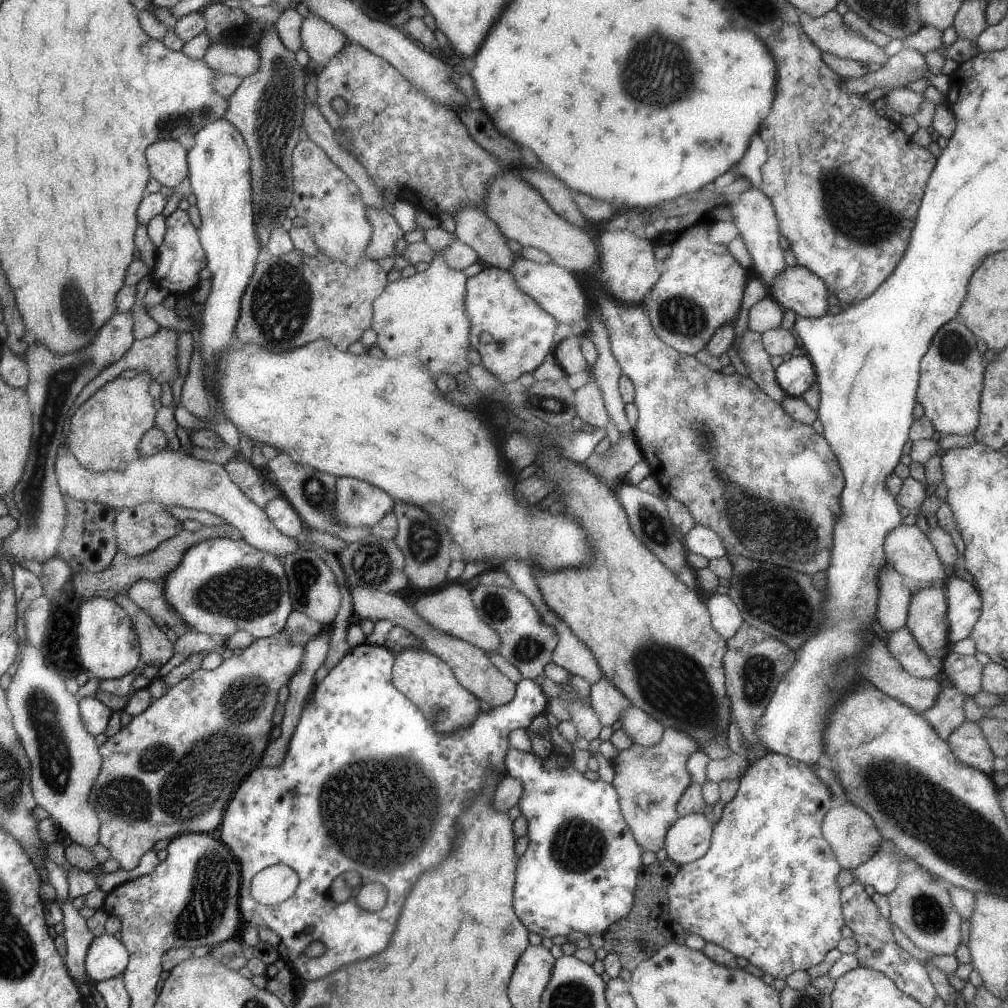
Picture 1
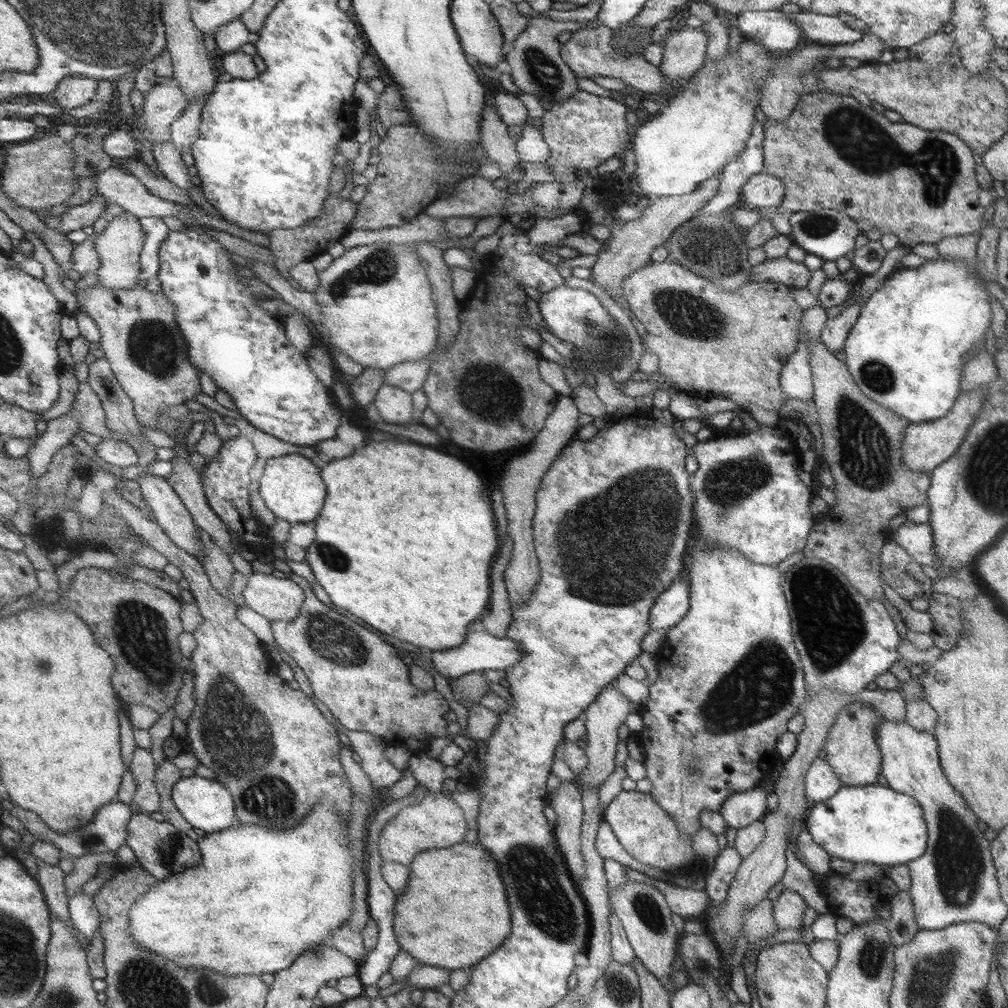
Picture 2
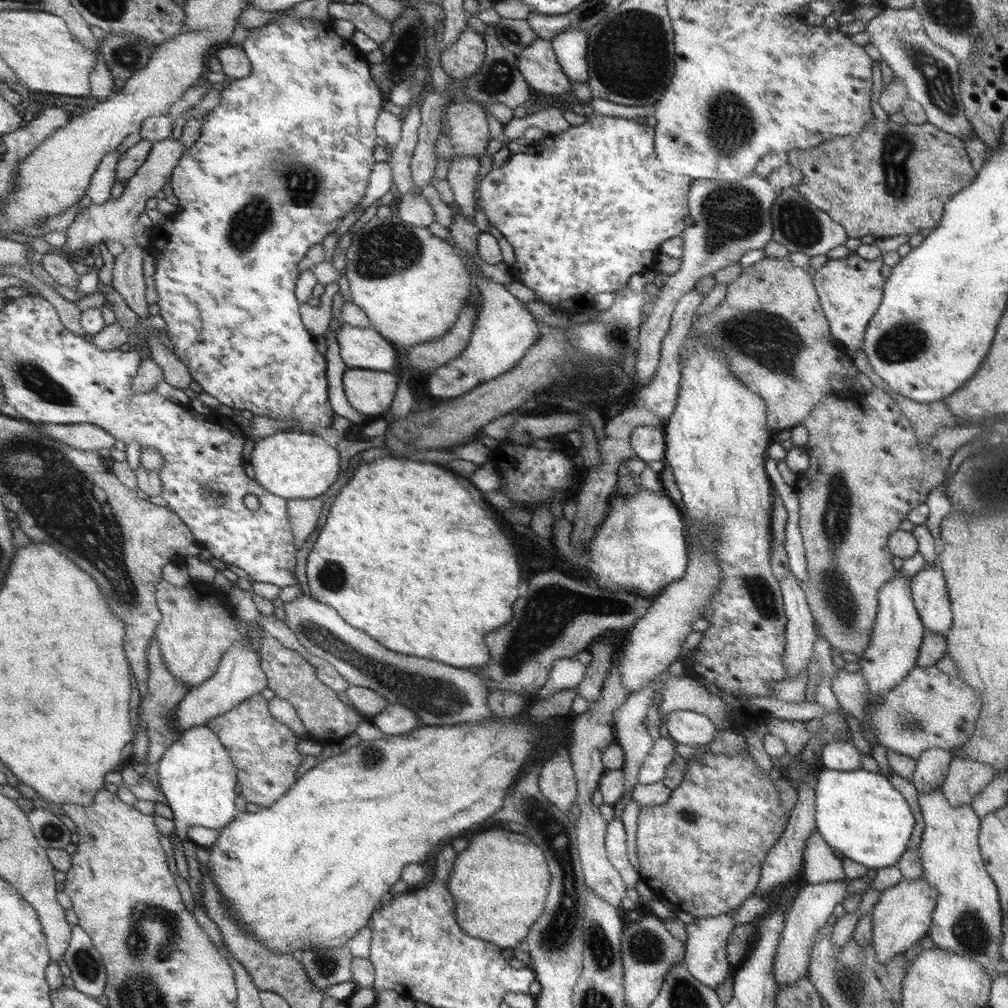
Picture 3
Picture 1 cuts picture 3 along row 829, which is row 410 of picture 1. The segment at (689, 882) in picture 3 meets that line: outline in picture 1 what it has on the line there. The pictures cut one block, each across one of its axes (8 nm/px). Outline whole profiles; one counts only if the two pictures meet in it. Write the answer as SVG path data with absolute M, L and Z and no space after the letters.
M596 279L586 280L587 294L591 294L589 301L595 302L595 308L601 312L601 320L607 328L607 336L609 336L609 344L611 354L617 361L620 371L625 375L634 386L634 399L632 402L636 406L637 418L635 427L632 430L634 438L642 452L642 458L649 465L650 474L658 479L658 483L666 496L673 497L677 502L687 507L691 513L695 523L710 528L723 543L727 554L731 556L741 556L741 558L751 558L757 562L767 562L775 566L789 568L789 570L799 571L801 574L813 574L819 570L827 568L829 562L829 554L834 548L834 525L839 520L839 514L842 513L840 505L841 488L843 488L843 476L839 470L837 459L833 456L827 444L823 440L824 436L815 434L815 430L811 425L795 422L783 410L783 407L771 399L764 391L758 387L758 383L749 377L733 373L725 375L721 371L712 371L704 364L701 364L694 355L681 354L674 347L670 347L660 339L654 331L650 317L647 316L643 306L623 304L617 302L607 290L599 290L597 288Z

